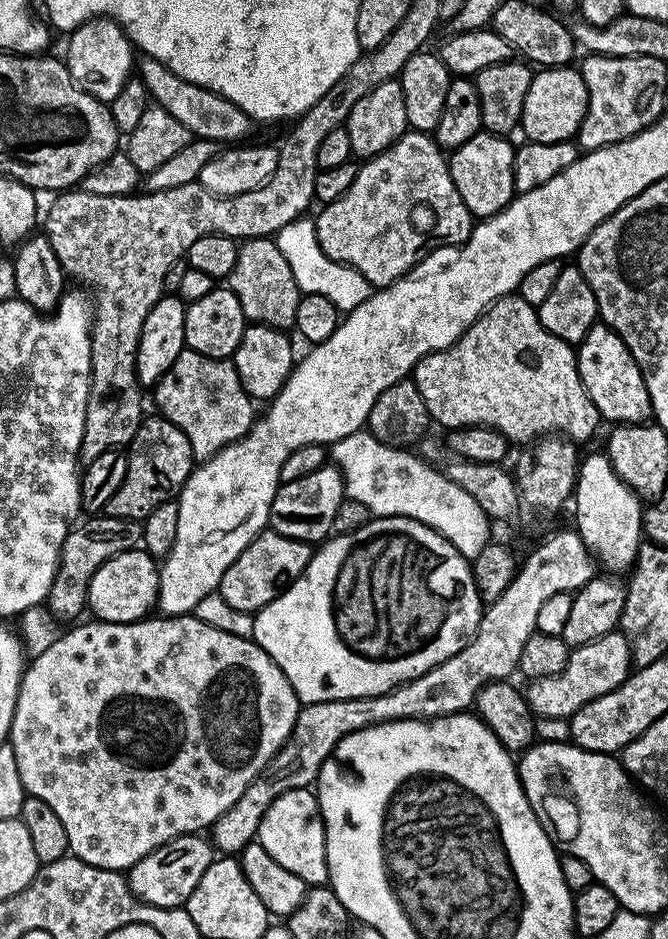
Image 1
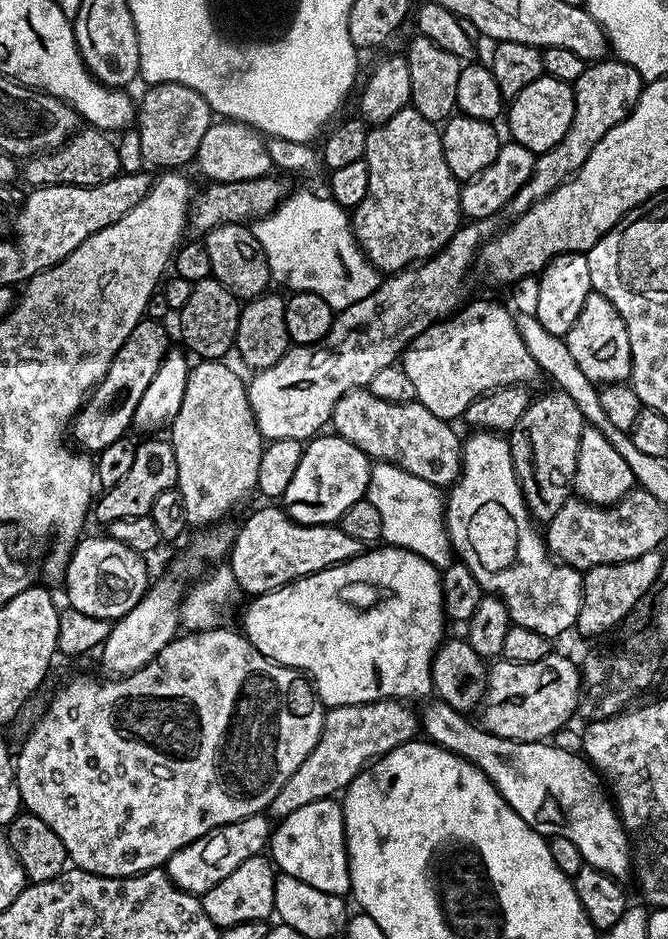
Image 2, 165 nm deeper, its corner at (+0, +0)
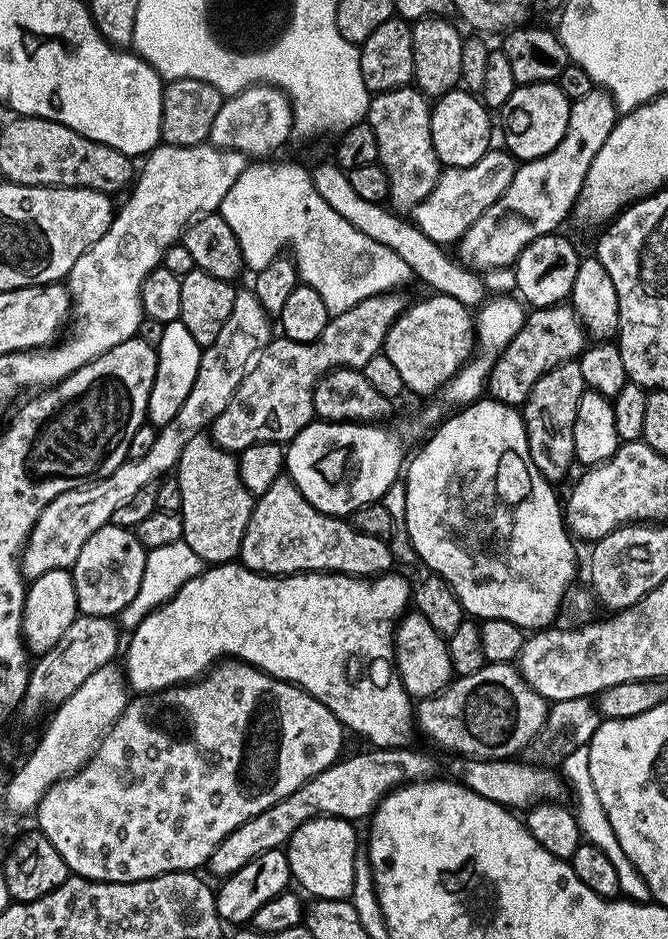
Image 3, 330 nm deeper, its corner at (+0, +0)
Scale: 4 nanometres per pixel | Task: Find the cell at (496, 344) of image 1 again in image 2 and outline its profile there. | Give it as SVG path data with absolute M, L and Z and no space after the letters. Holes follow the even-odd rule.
M476 300L473 304L465 303L455 314L432 324L422 334L415 336L402 353L402 367L414 386L415 403L426 406L430 414L449 422L463 417L466 406L478 397L493 392L496 388L531 385L535 376L541 375L540 367L534 362L526 342L518 334L516 317L507 307L491 304L488 300Z

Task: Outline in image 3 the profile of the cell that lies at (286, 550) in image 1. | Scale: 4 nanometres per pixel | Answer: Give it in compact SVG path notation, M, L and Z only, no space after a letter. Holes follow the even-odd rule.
M282 474L252 505L250 522L242 538L239 563L251 572L263 572L274 576L291 576L298 572L338 572L342 576L383 576L393 571L394 557L389 541L370 538L352 528L347 519L328 516L320 512L298 490L287 474Z

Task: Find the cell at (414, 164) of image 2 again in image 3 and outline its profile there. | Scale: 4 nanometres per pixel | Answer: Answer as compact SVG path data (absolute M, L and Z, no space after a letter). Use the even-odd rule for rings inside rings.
M415 86L377 92L369 99L366 122L374 130L374 138L378 141L378 162L382 166L382 170L386 170L386 178L390 178L388 200L393 209L415 210L427 198L430 190L434 190L434 186L438 182L442 165L434 150L434 138L430 134L431 117L432 109L429 97Z

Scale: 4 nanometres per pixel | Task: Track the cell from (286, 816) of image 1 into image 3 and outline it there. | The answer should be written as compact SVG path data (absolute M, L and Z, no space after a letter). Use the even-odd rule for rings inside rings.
M319 816L298 826L298 830L294 830L294 834L288 839L286 845L292 880L295 883L300 883L309 892L309 897L318 900L347 900L351 897L354 890L355 858L358 855L356 828L357 825L351 820L343 820L333 816Z

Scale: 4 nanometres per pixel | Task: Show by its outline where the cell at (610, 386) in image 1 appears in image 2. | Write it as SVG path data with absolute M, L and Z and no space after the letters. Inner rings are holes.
M591 292L586 302L582 302L582 314L578 314L574 326L570 326L566 339L574 362L578 362L582 374L586 374L592 384L622 384L631 377L630 337L626 334L626 322L622 322L622 314L618 314L602 294Z

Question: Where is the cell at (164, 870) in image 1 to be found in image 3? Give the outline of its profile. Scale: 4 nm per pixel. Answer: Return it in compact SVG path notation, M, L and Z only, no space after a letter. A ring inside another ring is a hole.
M415 747L402 748L373 748L368 752L356 752L353 756L345 755L326 770L314 774L294 794L282 798L274 806L262 810L254 818L242 822L221 844L208 859L207 871L212 871L219 878L232 876L246 862L258 858L266 850L284 848L288 839L306 822L319 816L333 816L343 820L360 822L360 819L371 817L376 808L386 798L388 792L399 788L401 784L413 784L419 780L430 780L437 775L436 760L424 752L415 752Z

